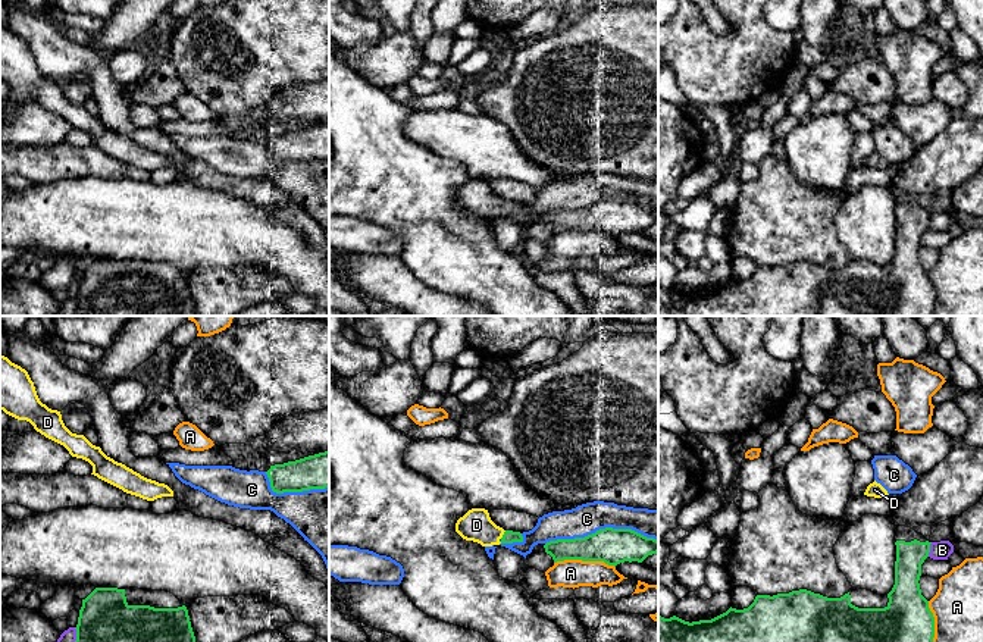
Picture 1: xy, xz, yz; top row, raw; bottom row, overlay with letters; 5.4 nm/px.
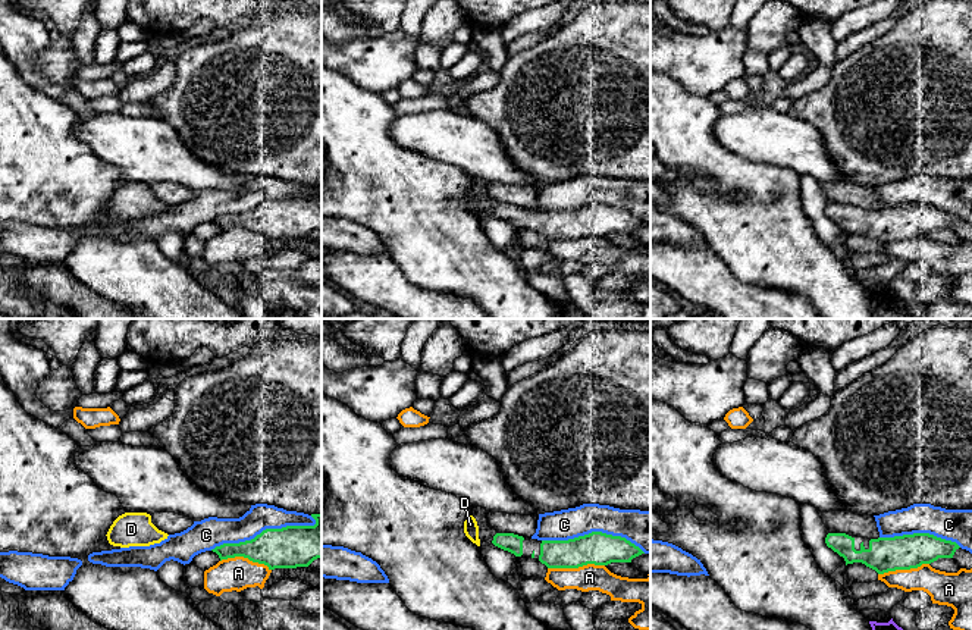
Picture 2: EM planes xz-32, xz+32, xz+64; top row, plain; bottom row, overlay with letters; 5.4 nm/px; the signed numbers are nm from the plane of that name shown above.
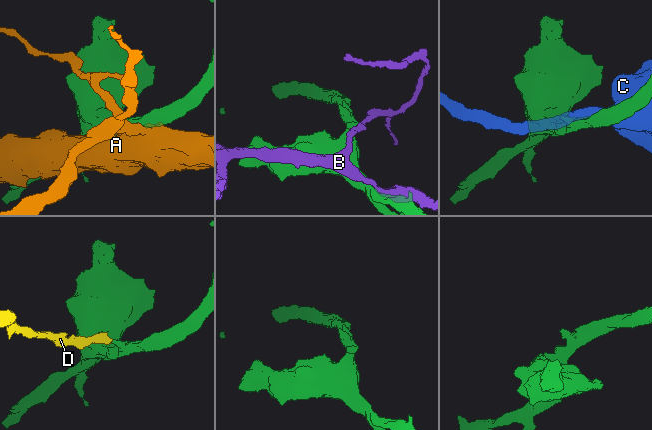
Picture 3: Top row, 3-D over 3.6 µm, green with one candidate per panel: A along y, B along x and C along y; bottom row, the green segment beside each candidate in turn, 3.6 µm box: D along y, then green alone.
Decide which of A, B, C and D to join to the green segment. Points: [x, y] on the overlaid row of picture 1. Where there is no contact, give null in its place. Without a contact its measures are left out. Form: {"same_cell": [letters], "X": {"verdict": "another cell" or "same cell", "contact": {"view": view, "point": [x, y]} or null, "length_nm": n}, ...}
{"same_cell": ["D"], "A": {"verdict": "another cell", "contact": {"view": "xz", "point": [585, 560]}, "length_nm": 340}, "B": {"verdict": "another cell", "contact": {"view": "yz", "point": [929, 550]}, "length_nm": 80}, "C": {"verdict": "another cell", "contact": {"view": "xz", "point": [601, 529]}, "length_nm": 600}, "D": {"verdict": "same cell", "contact": {"view": "xz", "point": [503, 535]}, "length_nm": 60}}

